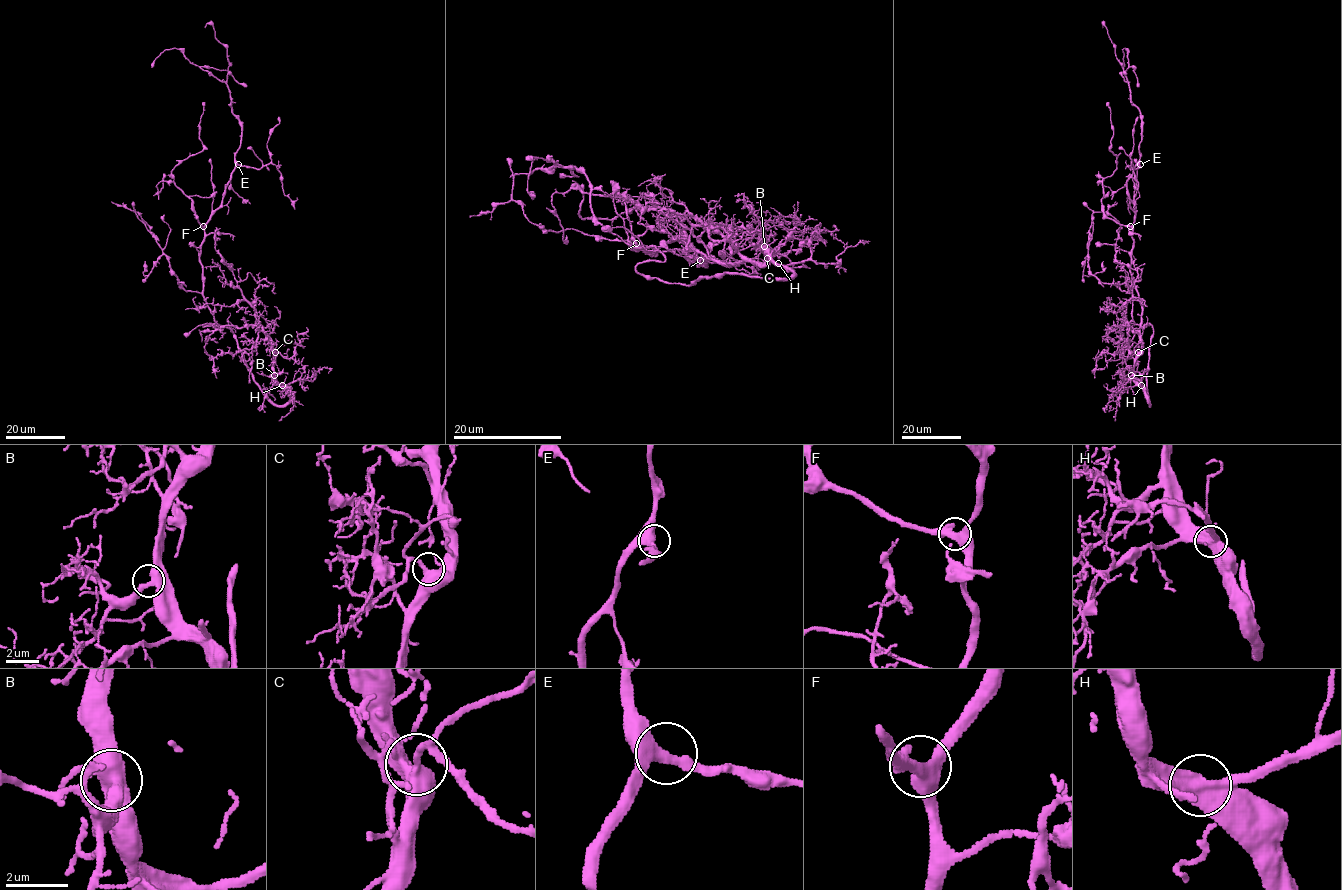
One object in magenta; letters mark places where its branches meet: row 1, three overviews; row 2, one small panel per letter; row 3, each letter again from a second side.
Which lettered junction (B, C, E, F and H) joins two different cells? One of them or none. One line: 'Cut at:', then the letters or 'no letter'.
Cut at: no letter

